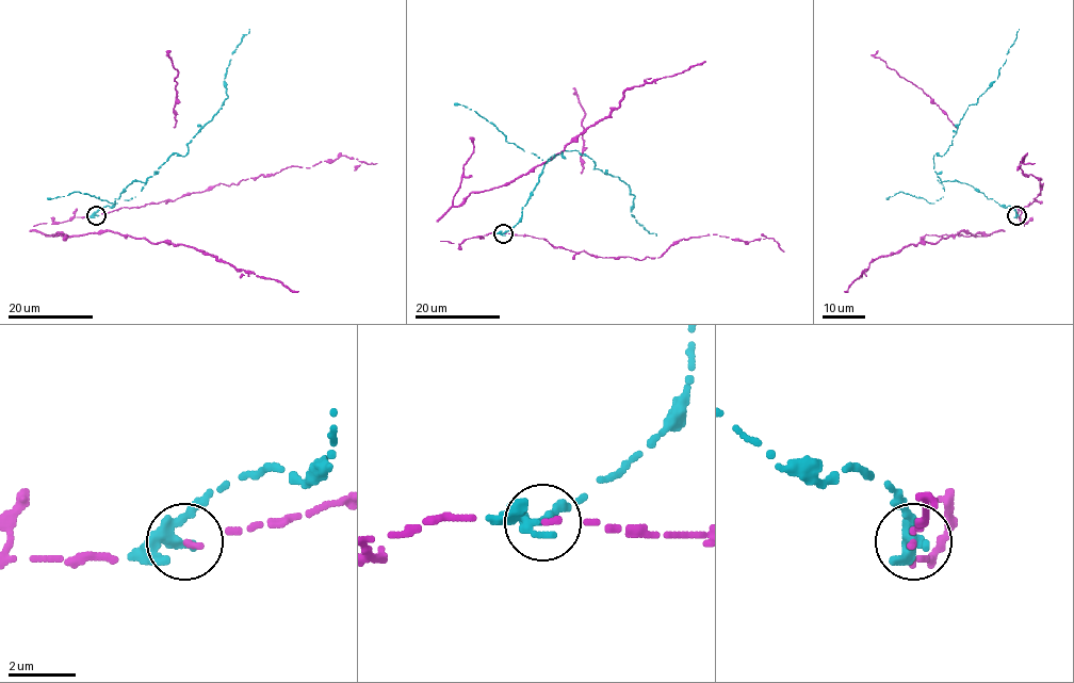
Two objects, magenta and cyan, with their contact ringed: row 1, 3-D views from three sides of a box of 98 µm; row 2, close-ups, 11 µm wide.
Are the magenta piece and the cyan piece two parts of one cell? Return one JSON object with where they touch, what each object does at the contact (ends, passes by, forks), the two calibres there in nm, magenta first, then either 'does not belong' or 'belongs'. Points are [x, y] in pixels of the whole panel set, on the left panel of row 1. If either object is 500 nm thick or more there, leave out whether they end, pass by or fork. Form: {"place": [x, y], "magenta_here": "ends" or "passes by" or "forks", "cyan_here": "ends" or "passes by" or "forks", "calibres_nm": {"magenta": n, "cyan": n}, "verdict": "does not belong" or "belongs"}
{"place": [96, 215], "magenta_here": "ends", "cyan_here": "passes by", "calibres_nm": {"magenta": 140, "cyan": 320}, "verdict": "does not belong"}

